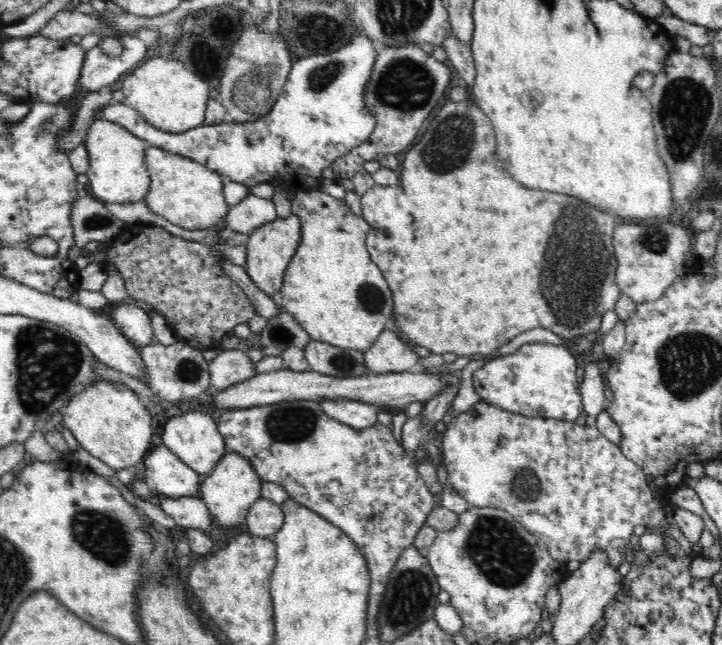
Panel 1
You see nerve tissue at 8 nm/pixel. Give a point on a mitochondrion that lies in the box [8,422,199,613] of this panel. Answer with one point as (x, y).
(107, 538)

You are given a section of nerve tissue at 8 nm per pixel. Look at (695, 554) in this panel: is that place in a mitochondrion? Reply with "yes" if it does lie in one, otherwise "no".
no

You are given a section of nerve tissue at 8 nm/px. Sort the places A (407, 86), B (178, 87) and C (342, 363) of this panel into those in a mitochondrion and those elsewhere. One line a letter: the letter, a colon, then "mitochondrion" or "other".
A: mitochondrion
B: other
C: mitochondrion

